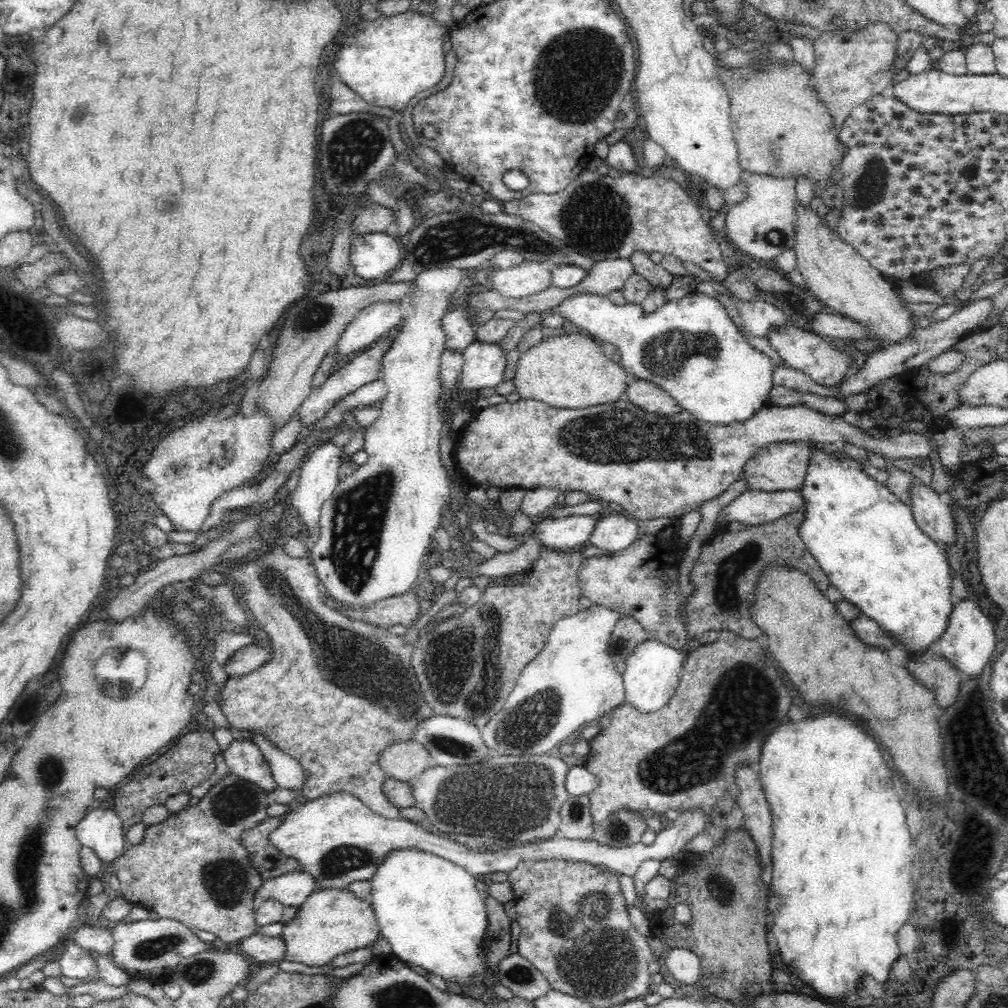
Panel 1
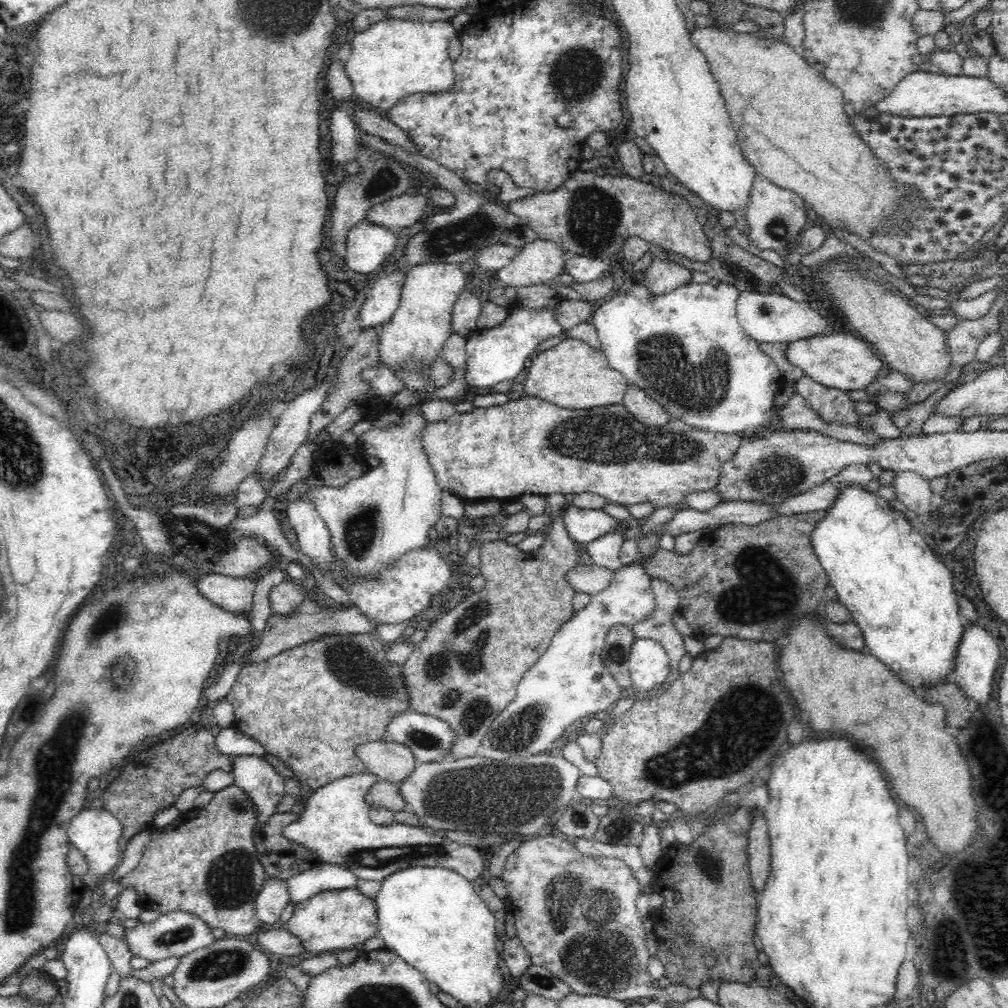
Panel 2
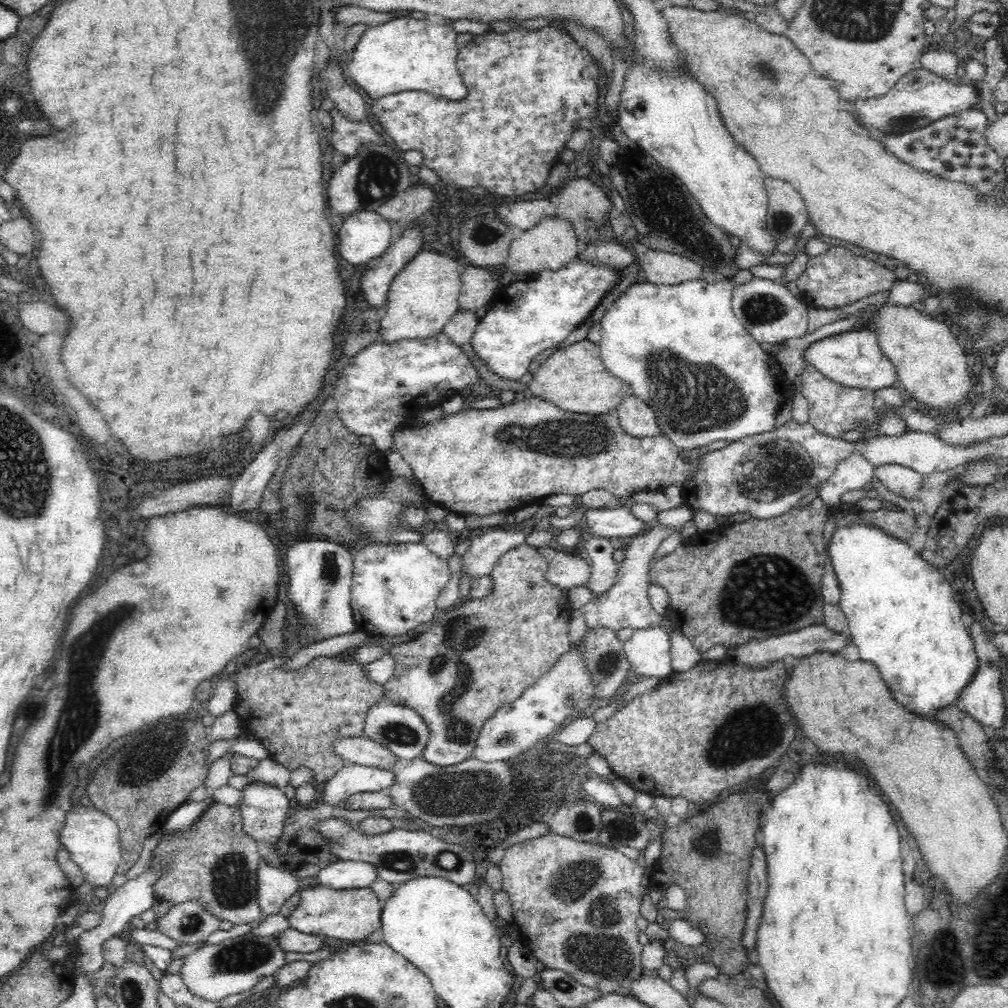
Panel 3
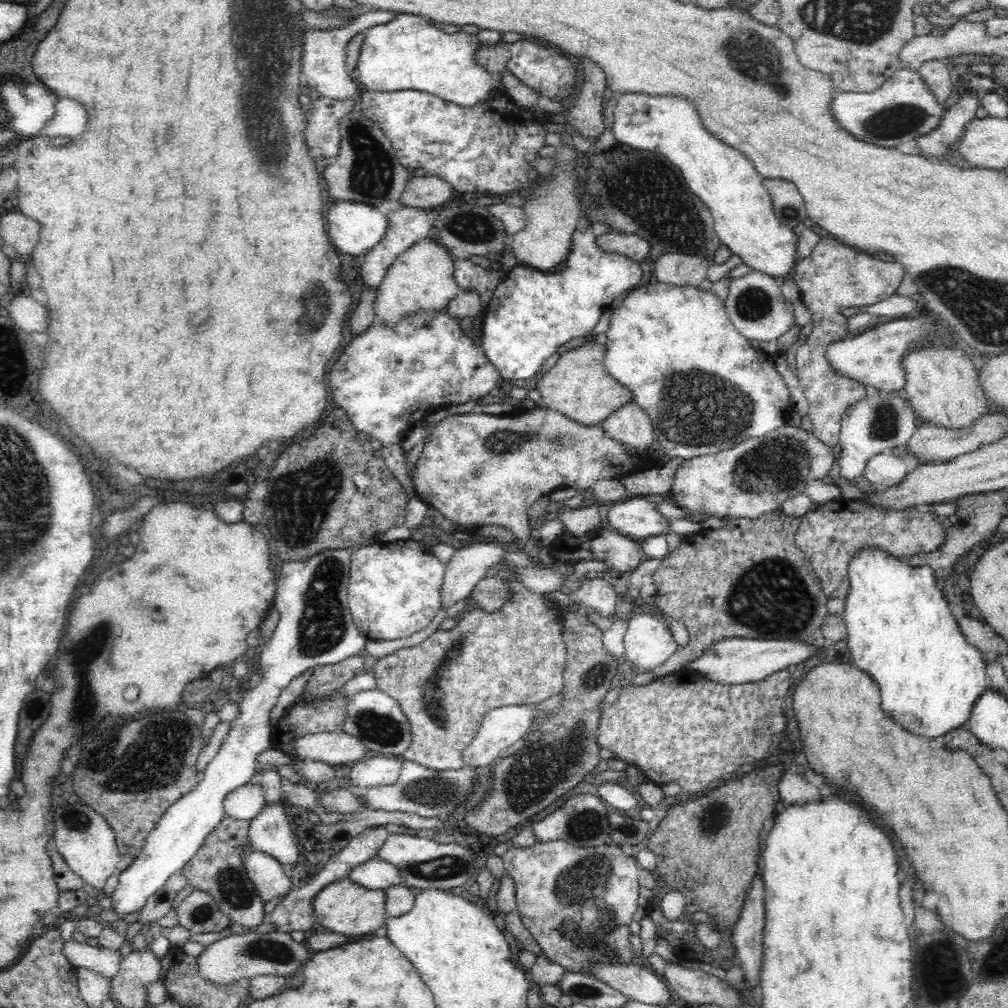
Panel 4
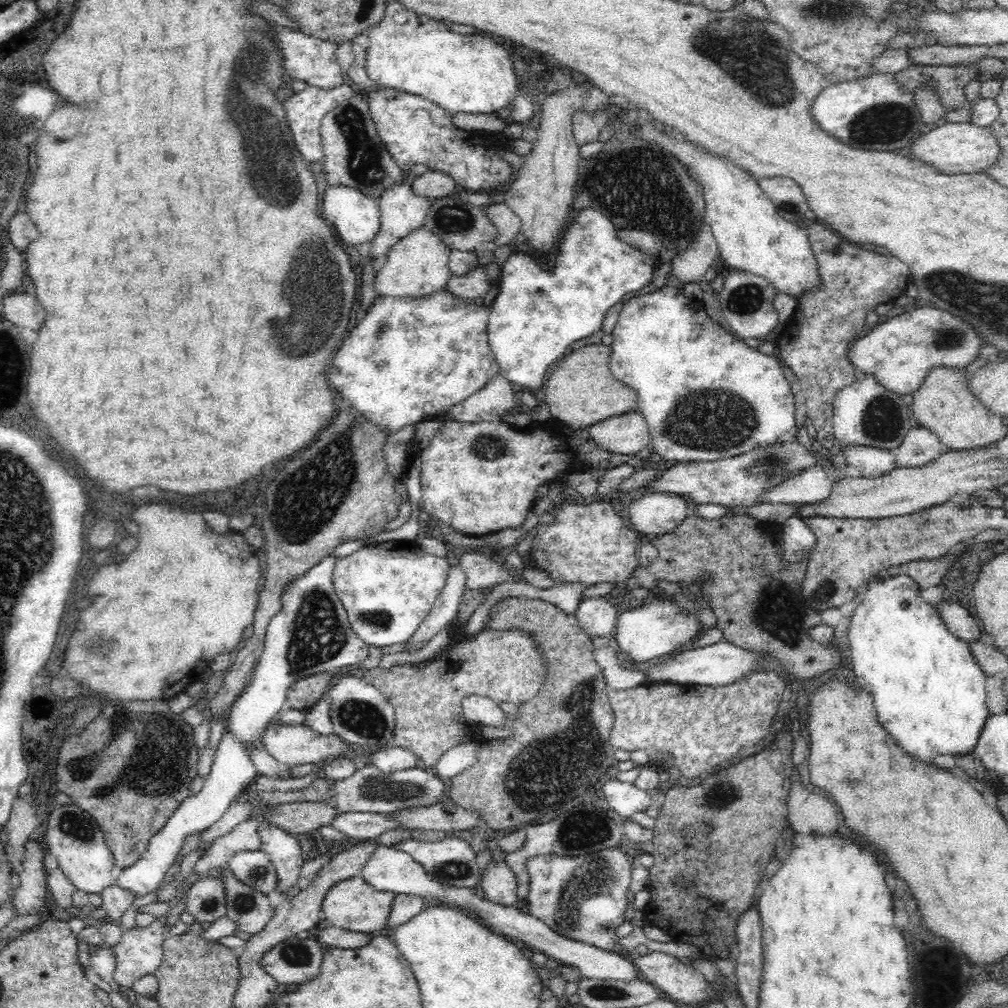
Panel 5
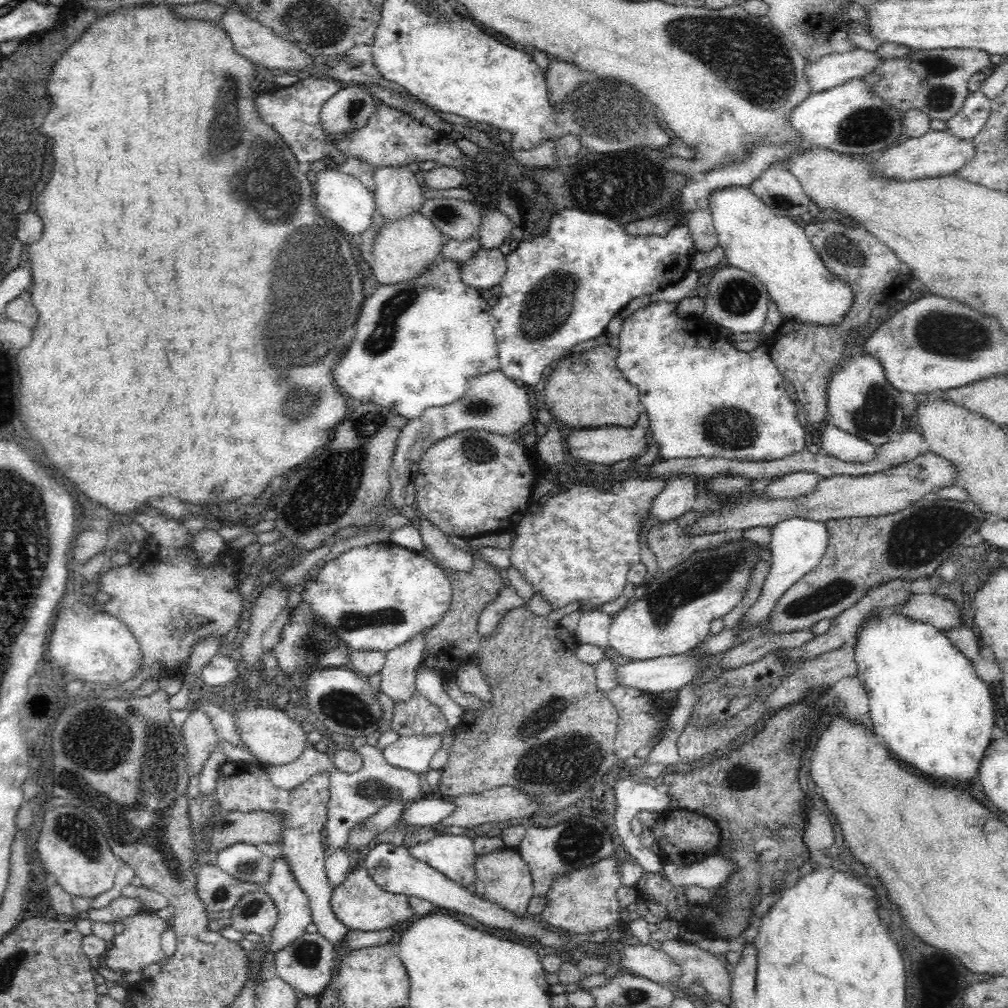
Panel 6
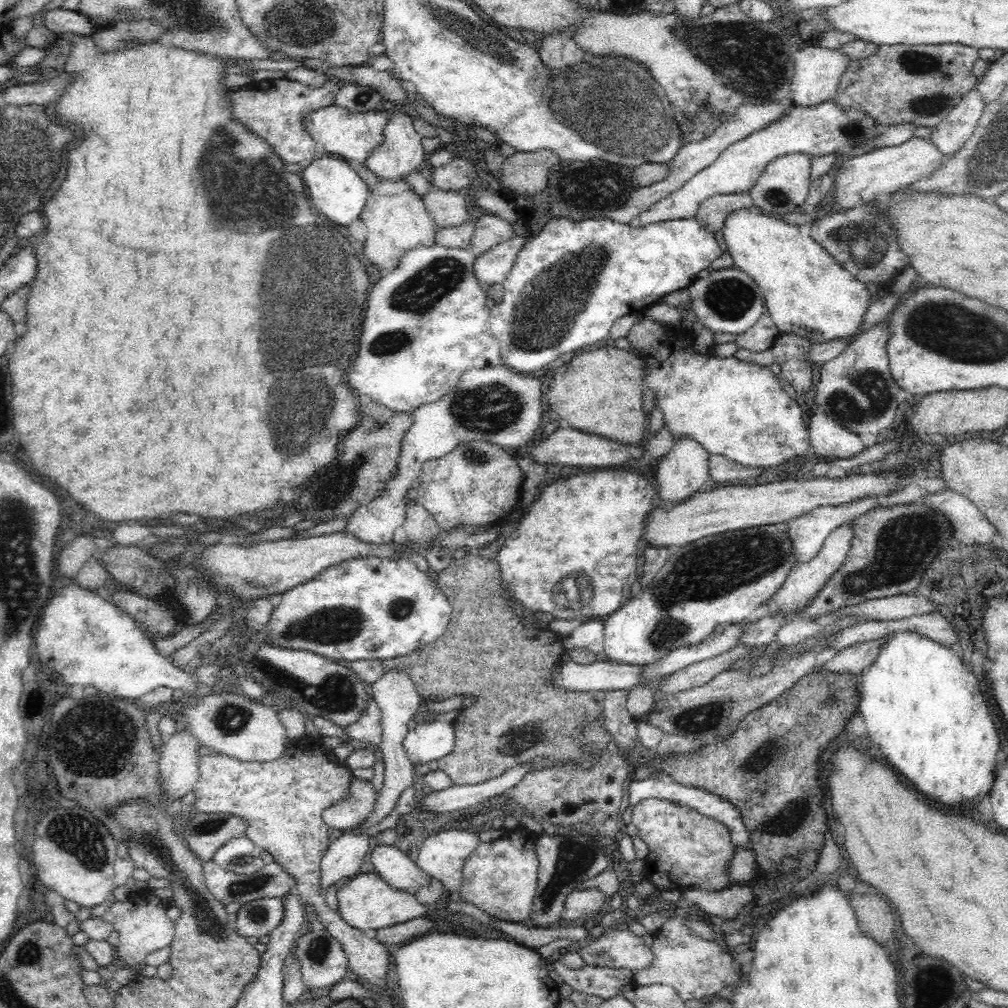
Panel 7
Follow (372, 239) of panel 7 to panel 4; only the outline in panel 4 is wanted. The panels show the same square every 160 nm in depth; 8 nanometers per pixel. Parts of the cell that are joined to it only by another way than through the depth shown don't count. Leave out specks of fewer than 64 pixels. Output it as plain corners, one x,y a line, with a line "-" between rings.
428,238
414,243
387,268
373,308
382,325
395,326
402,318
413,317
416,313
448,310
450,301
458,296
460,289
455,279
455,258
447,248
432,240

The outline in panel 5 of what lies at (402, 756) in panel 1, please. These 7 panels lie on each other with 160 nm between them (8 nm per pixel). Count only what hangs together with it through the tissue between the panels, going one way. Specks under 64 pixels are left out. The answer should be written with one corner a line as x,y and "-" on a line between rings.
274,717
265,728
262,734
261,742
266,747
266,751
271,754
278,762
286,766
298,766
299,764
314,763
315,765
322,762
338,758
339,756
351,756
356,748
348,741
340,738
336,733
322,736
314,732
310,727
301,725
278,725

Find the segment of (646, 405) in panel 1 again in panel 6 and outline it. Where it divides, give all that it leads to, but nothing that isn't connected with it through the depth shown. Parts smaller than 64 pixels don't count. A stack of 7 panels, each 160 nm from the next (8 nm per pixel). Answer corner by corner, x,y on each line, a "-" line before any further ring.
642,412
634,426
598,426
596,428
574,428
574,432
566,438
568,440
568,452
574,458
596,462
604,466
616,464
620,460
629,460
640,457
650,446
649,422
646,413

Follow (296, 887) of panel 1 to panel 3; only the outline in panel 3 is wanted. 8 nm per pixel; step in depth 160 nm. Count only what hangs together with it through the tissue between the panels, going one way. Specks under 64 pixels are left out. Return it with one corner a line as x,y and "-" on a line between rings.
338,859
320,868
303,886
300,884
300,891
304,887
316,885
334,890
366,888
376,879
376,868
372,864

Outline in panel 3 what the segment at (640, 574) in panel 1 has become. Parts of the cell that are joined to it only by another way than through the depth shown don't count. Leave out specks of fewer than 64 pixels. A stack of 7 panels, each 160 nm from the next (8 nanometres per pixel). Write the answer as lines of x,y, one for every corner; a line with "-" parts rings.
550,545
537,547
535,550
538,550
549,564
546,581
567,591
578,586
587,587
591,577
591,566
585,558
565,553

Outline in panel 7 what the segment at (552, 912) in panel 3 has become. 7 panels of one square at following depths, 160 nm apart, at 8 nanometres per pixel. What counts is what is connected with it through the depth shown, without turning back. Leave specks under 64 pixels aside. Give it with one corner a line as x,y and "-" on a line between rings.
598,888
573,891
566,897
561,912
562,919
575,923
594,917
598,921
608,911
610,899

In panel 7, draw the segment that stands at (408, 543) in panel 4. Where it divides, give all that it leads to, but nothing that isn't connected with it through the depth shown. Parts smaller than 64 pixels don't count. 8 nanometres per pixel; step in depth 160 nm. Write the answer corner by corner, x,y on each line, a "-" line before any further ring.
400,556
398,559
359,557
358,559
349,559
338,565
330,566
321,574
318,574
317,578
312,578
308,582
301,583
287,590
285,593
281,593
279,603
276,610
273,610
270,617
270,624
268,624
268,644
276,642
276,644
280,644
280,647
284,647
285,649
311,650
318,654
326,654
328,658
333,658
334,661
341,658
344,658
348,662
352,660
390,660
406,656
406,654
413,652
420,646
436,641
450,623
452,611
453,608
447,596
435,581
435,575
432,575
430,572
424,573
424,571
420,571
409,557

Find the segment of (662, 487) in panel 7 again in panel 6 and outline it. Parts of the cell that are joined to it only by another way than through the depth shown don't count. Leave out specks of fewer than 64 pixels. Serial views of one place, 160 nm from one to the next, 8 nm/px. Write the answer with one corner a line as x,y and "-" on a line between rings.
674,475
667,479
666,484
666,488
653,501
648,514
660,524
672,522
692,511
697,499
698,480
692,476

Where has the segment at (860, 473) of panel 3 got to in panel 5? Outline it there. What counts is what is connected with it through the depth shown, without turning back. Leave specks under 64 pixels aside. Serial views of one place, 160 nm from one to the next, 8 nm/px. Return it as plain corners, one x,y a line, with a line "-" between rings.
859,375
856,380
841,388
833,402
833,429
835,430
836,449
843,450
848,445
871,446
884,450
894,450
901,445
912,429
911,409
900,393
886,390
878,384
874,376

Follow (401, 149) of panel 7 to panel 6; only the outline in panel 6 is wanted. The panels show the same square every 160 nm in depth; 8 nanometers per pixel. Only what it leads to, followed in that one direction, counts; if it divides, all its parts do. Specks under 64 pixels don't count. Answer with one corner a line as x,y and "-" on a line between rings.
405,166
377,167
373,172
375,210
384,223
397,221
421,210
427,201
414,172

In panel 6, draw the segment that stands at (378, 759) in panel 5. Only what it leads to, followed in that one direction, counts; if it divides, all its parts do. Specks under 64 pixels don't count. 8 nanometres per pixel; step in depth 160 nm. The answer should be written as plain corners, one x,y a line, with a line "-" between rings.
440,735
400,737
381,751
384,760
394,768
427,772
434,752
441,748
440,742

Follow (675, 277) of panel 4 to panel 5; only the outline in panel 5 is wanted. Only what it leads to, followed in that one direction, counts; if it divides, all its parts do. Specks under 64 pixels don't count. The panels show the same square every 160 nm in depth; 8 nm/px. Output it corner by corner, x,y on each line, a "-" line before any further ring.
704,224
694,241
694,246
672,258
670,274
680,280
684,286
698,284
705,280
705,274
708,268
716,262
718,254
719,248
712,229

